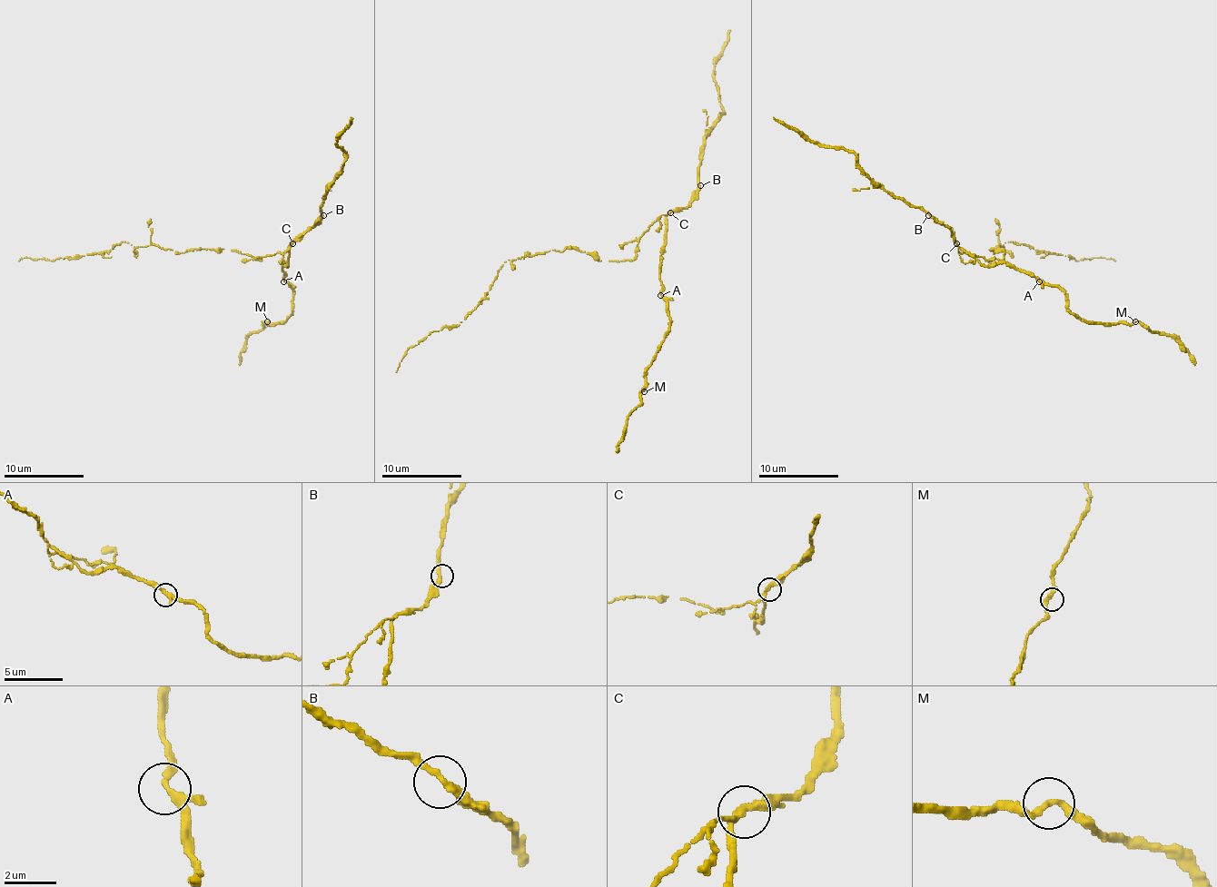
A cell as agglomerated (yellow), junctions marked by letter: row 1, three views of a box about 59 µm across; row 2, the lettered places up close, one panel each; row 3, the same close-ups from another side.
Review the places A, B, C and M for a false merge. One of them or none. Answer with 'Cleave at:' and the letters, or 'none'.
Cleave at: C

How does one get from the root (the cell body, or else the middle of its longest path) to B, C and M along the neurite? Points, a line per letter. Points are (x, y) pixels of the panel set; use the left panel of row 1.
B: (261, 261), (267, 255), (283, 253), (323, 215)
C: (261, 261), (267, 255), (283, 253), (293, 243)
M: (261, 261), (289, 251), (283, 277), (293, 291), (293, 311), (283, 321), (267, 321)

